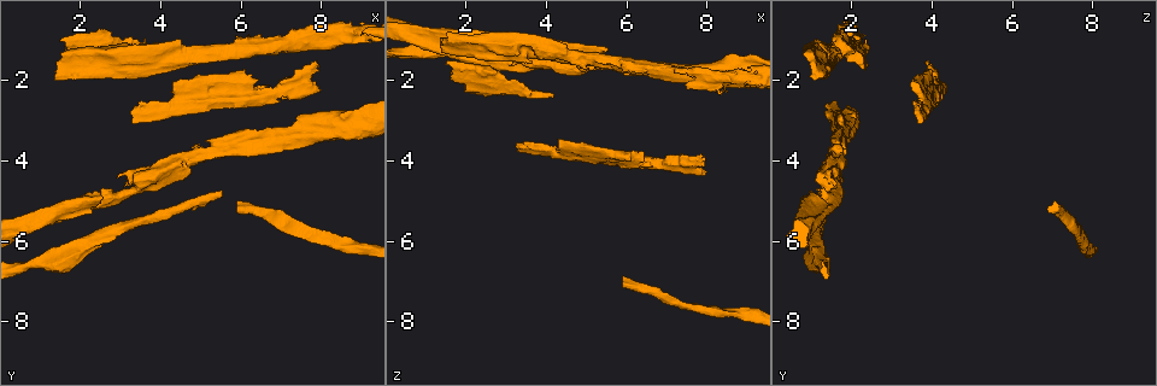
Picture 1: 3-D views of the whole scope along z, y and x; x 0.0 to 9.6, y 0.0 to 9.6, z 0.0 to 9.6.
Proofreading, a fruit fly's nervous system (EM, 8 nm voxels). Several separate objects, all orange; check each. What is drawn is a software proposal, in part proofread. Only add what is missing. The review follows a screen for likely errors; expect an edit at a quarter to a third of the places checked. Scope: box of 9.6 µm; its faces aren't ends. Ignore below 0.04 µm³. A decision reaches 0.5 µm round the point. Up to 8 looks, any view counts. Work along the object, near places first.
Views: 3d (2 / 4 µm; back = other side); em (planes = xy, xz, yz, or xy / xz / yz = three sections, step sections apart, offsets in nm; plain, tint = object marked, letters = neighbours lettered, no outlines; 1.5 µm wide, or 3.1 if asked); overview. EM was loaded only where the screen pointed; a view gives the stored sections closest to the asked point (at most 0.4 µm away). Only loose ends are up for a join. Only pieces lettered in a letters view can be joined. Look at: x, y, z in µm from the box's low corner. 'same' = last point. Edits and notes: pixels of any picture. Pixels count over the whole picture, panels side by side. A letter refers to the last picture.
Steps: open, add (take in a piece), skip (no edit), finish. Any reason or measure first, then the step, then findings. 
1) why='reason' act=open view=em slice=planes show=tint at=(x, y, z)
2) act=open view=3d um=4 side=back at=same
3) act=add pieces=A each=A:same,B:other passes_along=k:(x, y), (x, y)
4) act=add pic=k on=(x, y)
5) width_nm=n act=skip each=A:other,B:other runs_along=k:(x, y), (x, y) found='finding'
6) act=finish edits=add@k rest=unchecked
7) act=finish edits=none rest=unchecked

act=open view=3d um=2 at=(7.85, 1.60, 3.80)

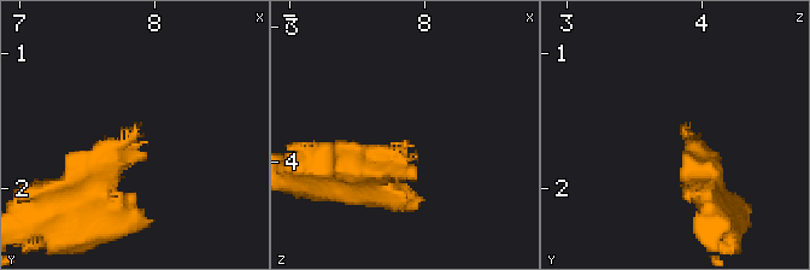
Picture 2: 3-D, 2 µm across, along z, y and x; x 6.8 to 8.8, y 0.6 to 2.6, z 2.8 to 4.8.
act=open view=em slice=planes show=letters at=(7.90, 1.62, 3.86)

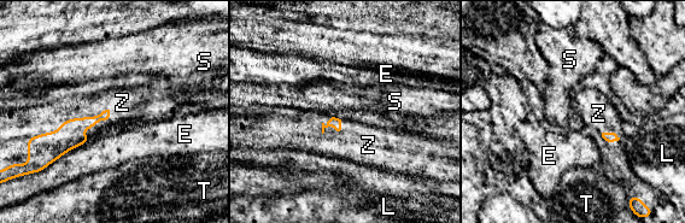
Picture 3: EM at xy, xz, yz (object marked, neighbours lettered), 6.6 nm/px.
longest_contact=E:340nm act=add pieces=Z each=E:other,L:other,S:other,T:other,Z:same passes_along=3:(69, 135), (98, 122), (122, 103) found='the neuron continues'

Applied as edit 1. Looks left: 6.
why='an open end' act=open view=em slice=planes show=tint at=(3.85, 1.90, 1.40)

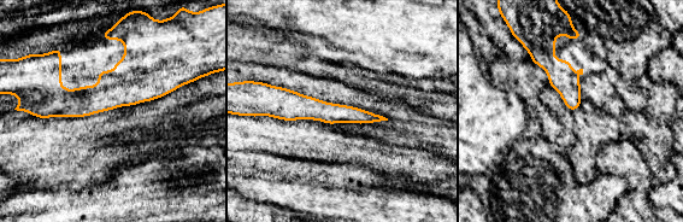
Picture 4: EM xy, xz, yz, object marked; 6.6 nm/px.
act=open view=em slice=planes show=letters at=same

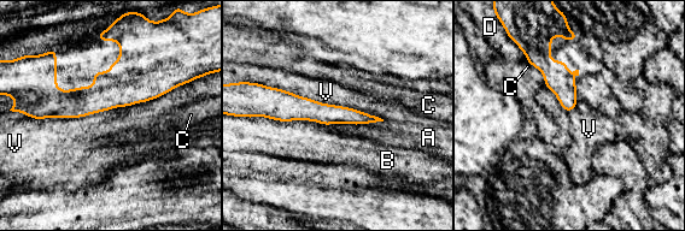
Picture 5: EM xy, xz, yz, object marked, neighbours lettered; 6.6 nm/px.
longest_contact=V:1100nm act=skip each=A:other,B:other,C:other,D:other,V:other found='none of them fits'

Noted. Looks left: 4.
why='an open end' act=open view=3d um=2 at=(3.30, 2.80, 3.60)

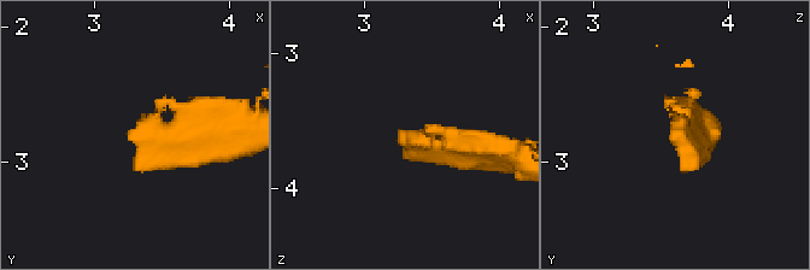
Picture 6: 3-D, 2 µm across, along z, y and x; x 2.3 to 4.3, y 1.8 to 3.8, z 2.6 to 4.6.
why='now the EM' act=open view=em slice=xz step=8 show=letters at=(3.24, 2.80, 3.58)

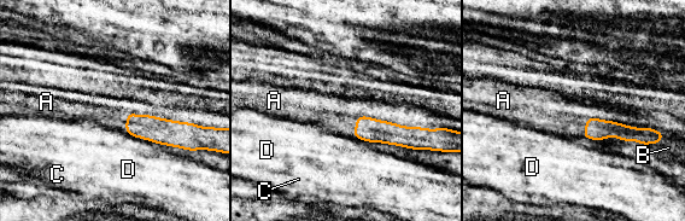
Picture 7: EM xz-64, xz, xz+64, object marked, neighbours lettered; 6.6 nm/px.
act=add pieces=A each=A:same,B:other,C:other,D:other passes_along=7:(159, 131), (126, 122), (112, 118) found='it goes on there'

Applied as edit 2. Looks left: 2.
act=finish edits=add@3,add@7 rest=unchecked

